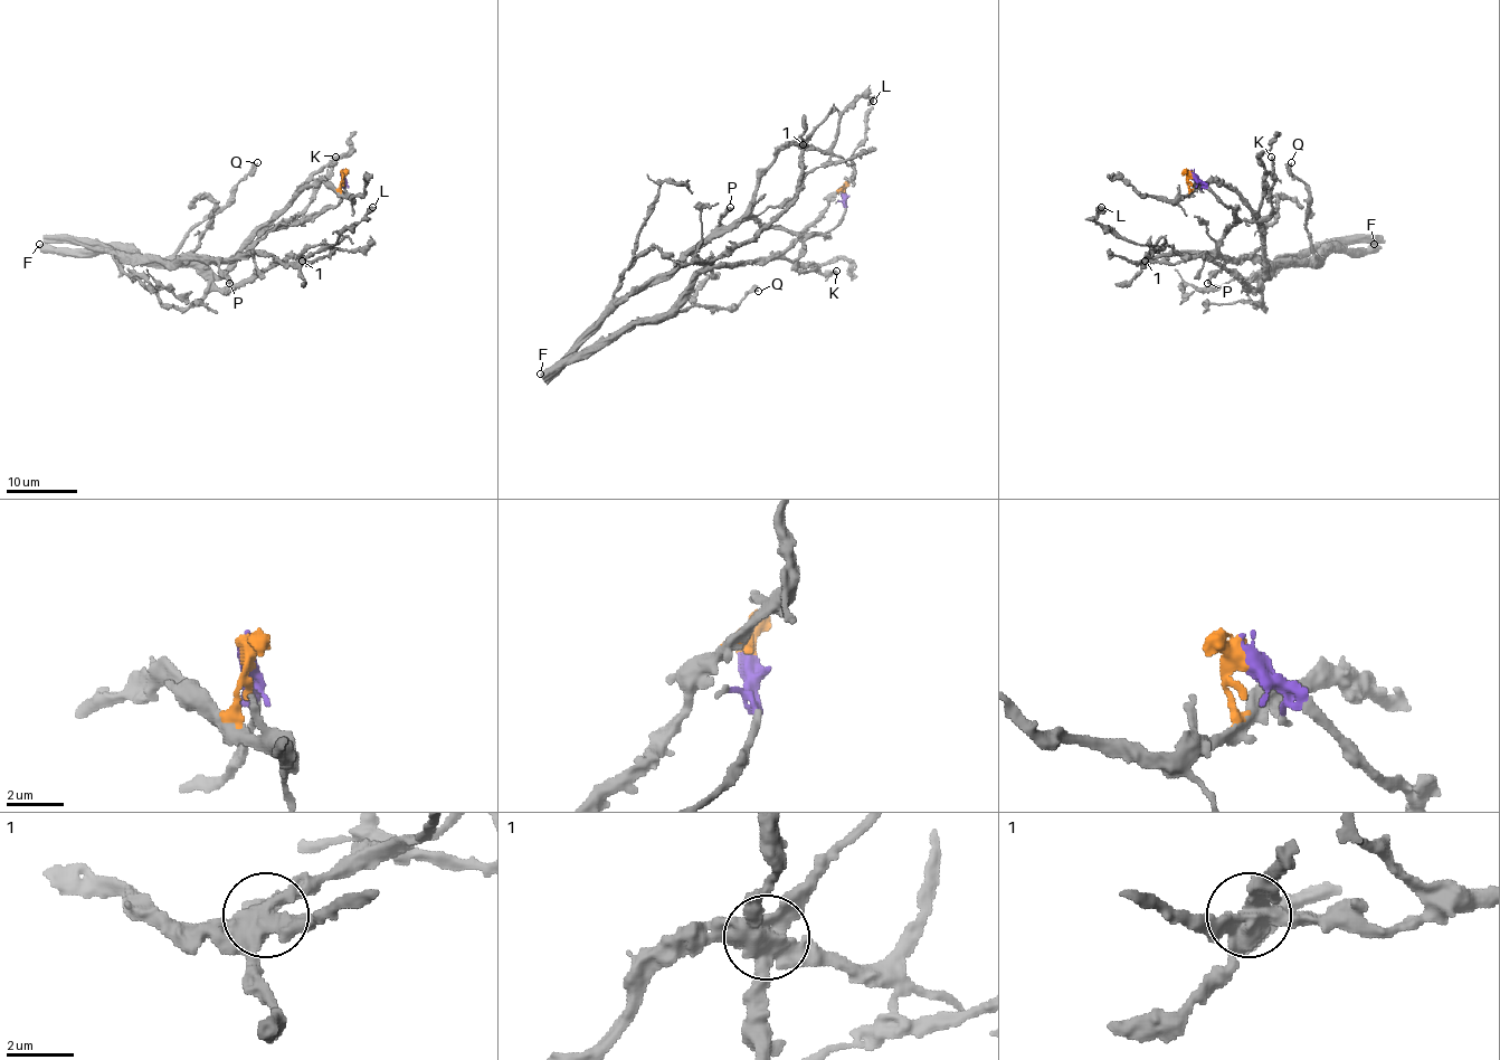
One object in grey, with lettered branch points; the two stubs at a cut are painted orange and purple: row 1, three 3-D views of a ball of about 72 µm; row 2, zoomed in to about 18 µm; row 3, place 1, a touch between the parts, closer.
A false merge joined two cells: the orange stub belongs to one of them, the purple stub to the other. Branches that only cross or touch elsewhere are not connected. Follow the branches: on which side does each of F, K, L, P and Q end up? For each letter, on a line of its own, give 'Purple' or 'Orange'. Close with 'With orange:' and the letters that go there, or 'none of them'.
F: Orange
K: Purple
L: Purple
P: Purple
Q: Orange
With orange: F, Q

